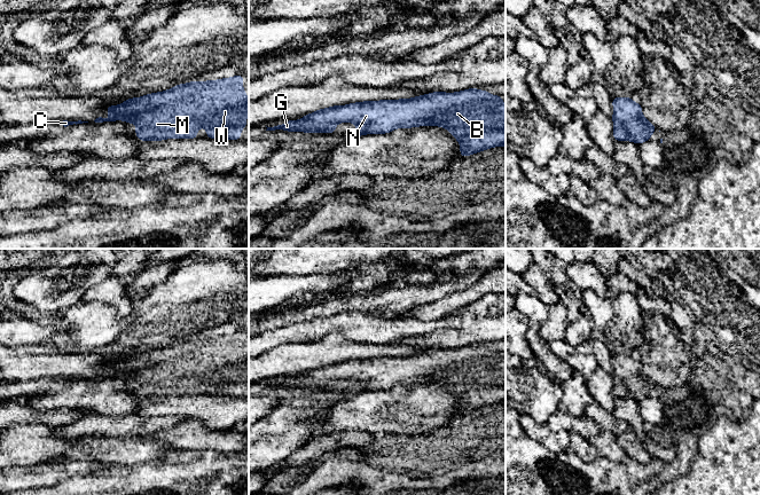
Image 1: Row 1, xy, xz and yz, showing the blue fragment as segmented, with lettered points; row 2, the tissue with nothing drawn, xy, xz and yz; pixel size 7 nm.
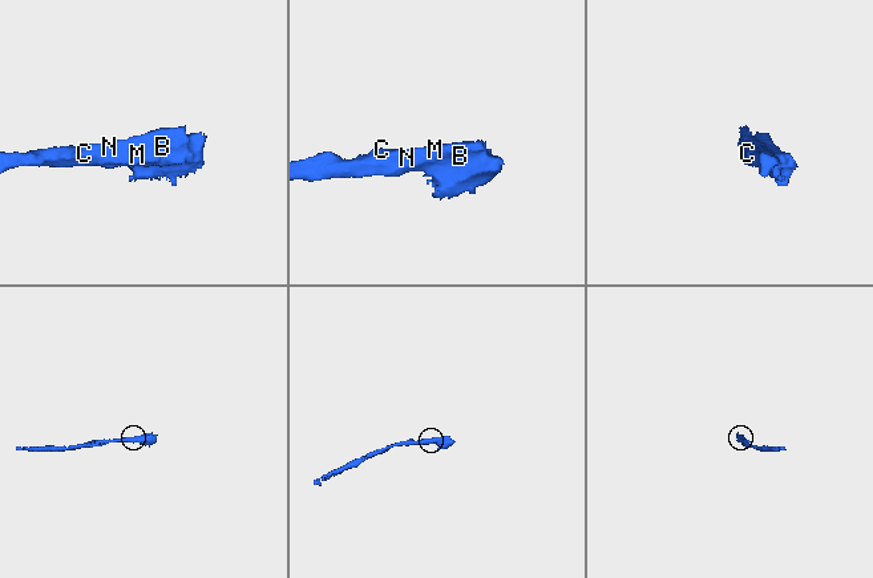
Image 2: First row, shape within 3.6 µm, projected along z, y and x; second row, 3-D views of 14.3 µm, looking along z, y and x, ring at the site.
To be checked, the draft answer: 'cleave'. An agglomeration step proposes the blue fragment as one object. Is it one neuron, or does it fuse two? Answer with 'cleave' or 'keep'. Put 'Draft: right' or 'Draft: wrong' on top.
Draft: wrong
keep

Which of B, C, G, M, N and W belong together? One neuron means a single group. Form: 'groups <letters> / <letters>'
groups B C G M N W

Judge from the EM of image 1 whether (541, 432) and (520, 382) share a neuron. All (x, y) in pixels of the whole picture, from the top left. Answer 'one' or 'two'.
two

